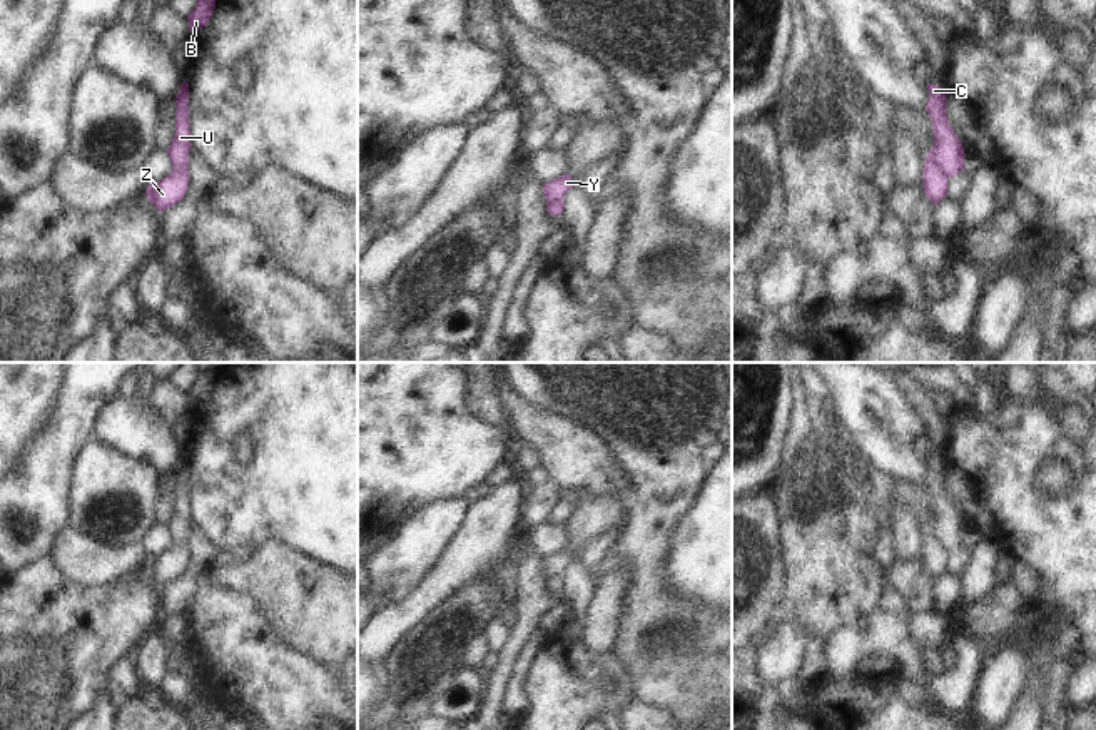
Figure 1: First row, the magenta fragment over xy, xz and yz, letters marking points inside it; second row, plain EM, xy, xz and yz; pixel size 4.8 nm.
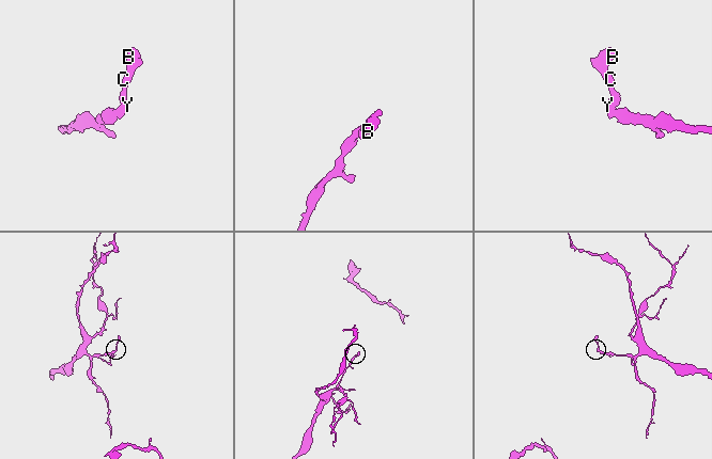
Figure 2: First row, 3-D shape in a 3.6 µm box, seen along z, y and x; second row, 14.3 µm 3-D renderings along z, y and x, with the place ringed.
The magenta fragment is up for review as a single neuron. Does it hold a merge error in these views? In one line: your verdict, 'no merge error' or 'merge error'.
merge error

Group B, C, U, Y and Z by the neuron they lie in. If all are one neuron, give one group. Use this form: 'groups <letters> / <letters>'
groups B C U / Y Z

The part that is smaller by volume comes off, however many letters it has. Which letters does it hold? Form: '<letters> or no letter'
B, C, U

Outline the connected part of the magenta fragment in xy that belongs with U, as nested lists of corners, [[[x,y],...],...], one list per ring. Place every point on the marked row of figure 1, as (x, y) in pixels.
[[[184,82],[180,90],[177,92],[175,97],[175,135],[170,142],[170,145],[165,149],[170,162],[172,162],[172,170],[177,172],[189,172],[189,152],[192,149],[190,144],[190,125],[189,125],[189,84]]]

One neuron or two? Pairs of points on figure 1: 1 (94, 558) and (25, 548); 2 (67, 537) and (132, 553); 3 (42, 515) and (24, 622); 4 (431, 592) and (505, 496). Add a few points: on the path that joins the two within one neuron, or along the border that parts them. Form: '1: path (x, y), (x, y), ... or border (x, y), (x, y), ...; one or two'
1: border (67, 525), (59, 533), (47, 557); two
2: path (84, 553), (87, 557), (116, 557); one
3: border (47, 557), (37, 558), (17, 572); two
4: path (453, 568), (480, 542), (492, 520); one

